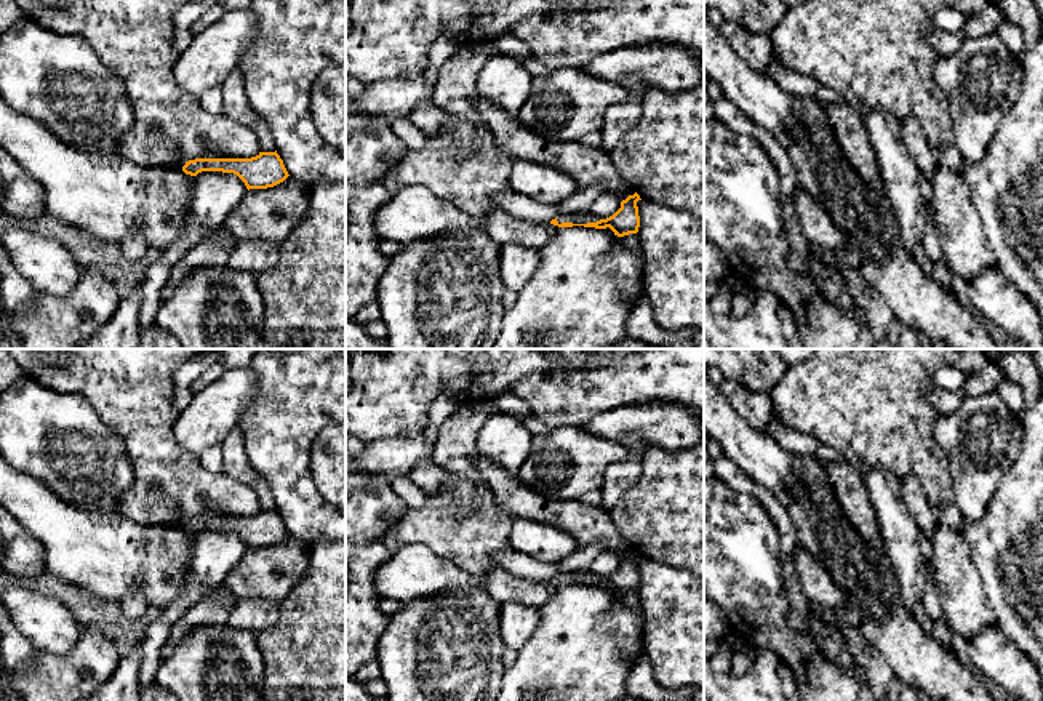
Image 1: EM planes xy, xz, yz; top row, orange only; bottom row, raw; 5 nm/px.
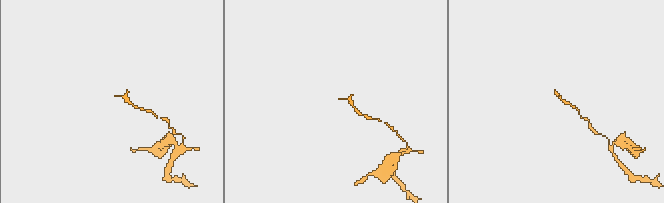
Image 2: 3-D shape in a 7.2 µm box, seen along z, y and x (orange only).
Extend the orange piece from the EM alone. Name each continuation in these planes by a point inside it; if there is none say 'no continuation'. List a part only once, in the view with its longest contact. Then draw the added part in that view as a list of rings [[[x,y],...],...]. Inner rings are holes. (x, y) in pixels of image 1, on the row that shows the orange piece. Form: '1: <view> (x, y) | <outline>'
no continuation

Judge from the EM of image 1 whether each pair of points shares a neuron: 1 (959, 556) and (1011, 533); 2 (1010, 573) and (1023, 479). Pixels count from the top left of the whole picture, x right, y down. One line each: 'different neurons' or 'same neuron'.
1: different neurons
2: same neuron

